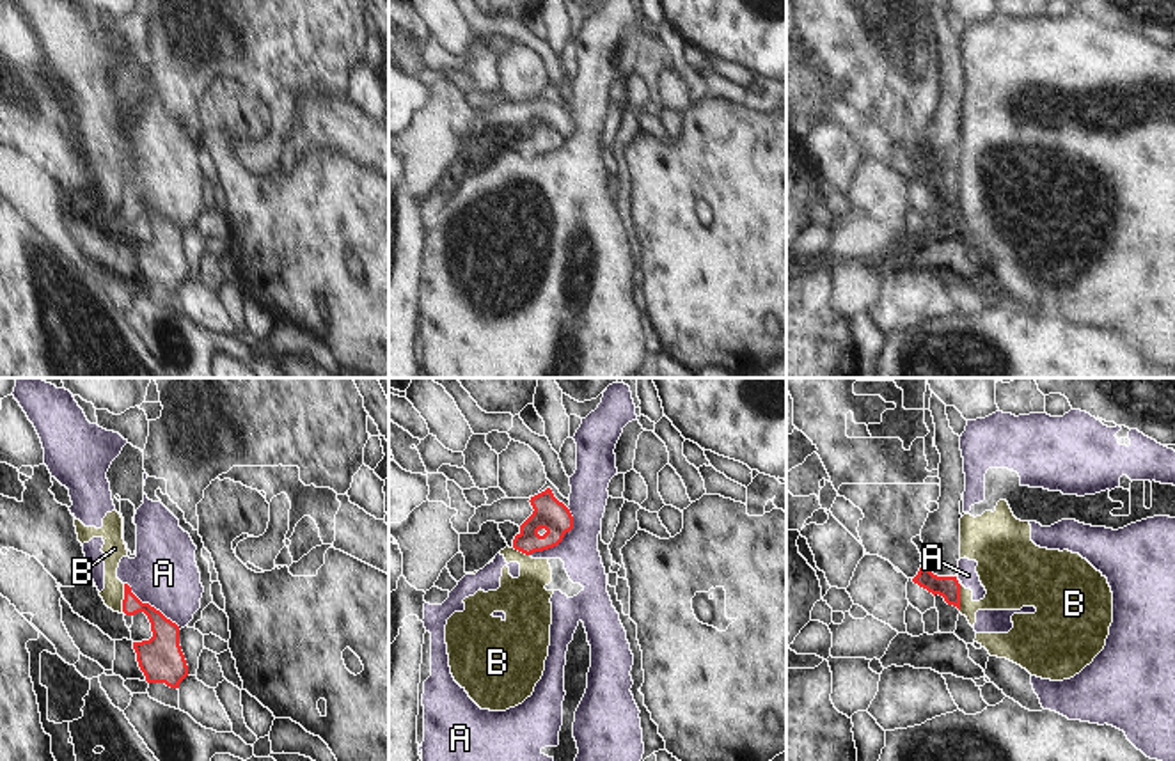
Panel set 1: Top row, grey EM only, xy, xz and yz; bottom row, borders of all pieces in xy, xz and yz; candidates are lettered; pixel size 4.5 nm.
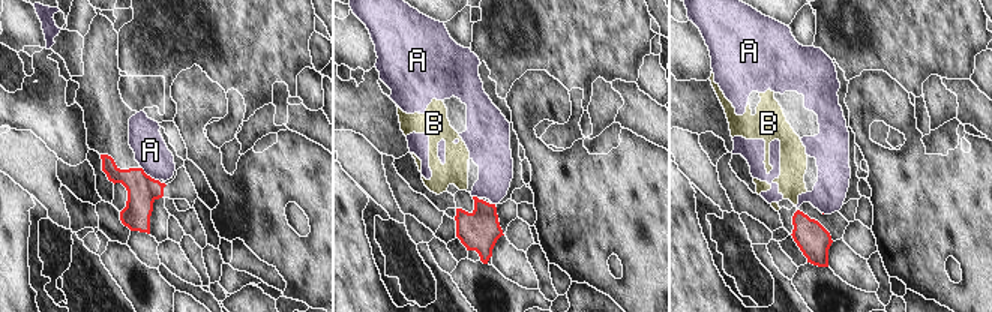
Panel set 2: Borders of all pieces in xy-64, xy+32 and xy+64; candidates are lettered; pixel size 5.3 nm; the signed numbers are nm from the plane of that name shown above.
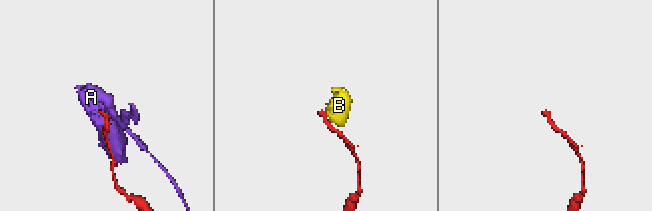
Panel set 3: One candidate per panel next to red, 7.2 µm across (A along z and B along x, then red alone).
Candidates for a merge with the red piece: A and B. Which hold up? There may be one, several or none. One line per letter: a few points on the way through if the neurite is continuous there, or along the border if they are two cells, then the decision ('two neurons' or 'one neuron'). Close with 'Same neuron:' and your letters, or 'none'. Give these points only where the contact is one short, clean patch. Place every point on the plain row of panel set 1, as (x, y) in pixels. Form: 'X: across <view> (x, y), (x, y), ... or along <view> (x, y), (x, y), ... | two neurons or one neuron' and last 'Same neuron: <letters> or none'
A: two neurons
B: along yz (955, 180), (961, 211) | two neurons
Same neuron: none

